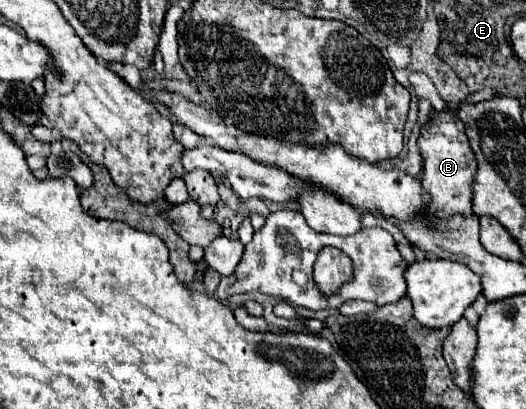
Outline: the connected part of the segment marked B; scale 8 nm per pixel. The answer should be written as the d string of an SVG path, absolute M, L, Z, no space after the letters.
M433 112L431 120L421 130L419 148L421 148L421 154L423 154L421 184L431 194L429 210L435 216L437 214L471 214L473 212L471 210L471 184L473 184L475 170L477 170L477 162L475 162L475 154L473 154L473 150L469 146L469 140L465 136L463 122L457 118L457 114L455 112Z

